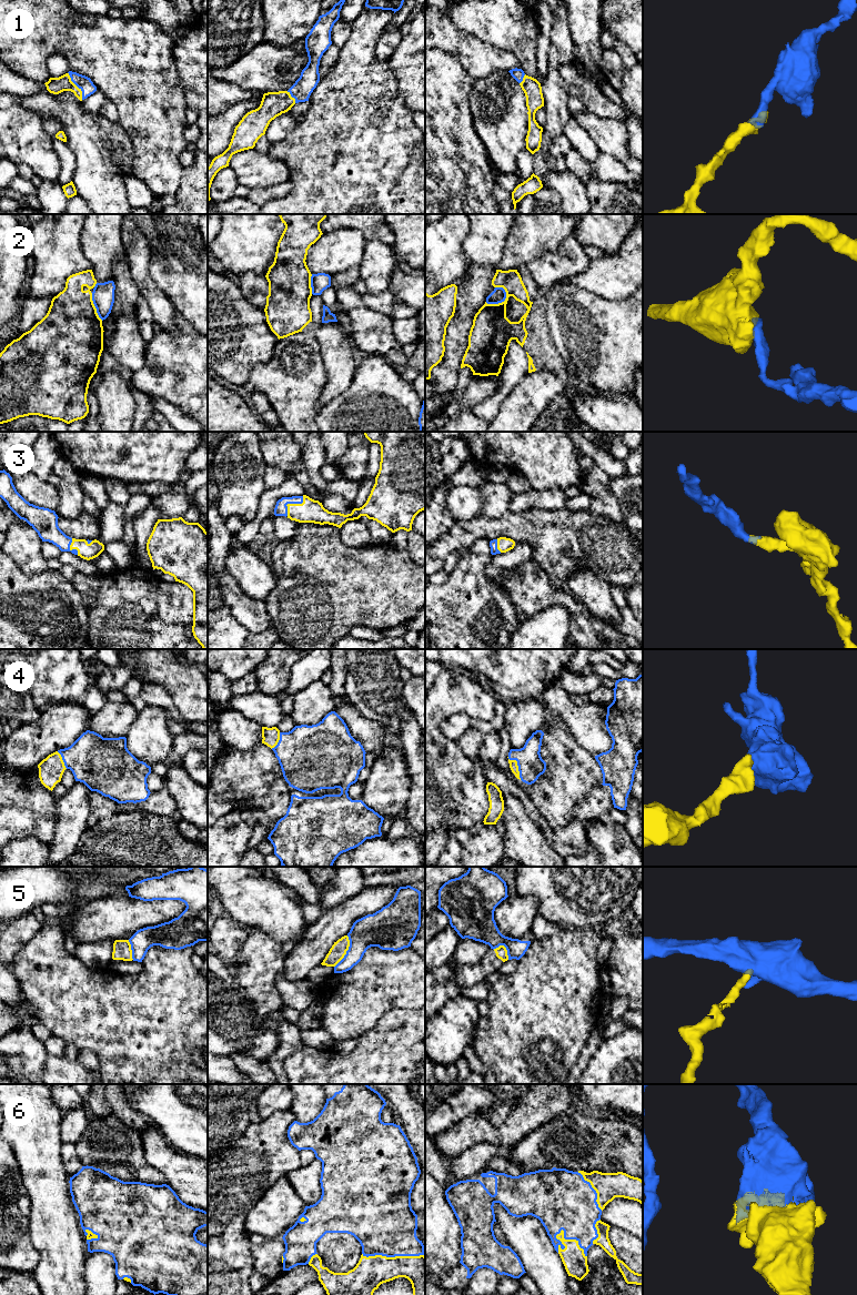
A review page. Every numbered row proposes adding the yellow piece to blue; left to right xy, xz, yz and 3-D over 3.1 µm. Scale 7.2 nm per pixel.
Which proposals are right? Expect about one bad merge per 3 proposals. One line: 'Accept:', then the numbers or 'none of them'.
Accept: 1, 3, 4, 6

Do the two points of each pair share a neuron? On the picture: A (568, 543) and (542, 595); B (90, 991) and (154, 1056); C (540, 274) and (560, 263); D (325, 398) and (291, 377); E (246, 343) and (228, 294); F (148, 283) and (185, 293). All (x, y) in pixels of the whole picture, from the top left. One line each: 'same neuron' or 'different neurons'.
A: different neurons
B: same neuron
C: same neuron
D: different neurons
E: same neuron
F: different neurons

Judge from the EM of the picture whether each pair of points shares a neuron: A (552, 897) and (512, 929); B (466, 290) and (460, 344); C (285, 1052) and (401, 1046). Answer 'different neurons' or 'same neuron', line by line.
A: different neurons
B: same neuron
C: different neurons

